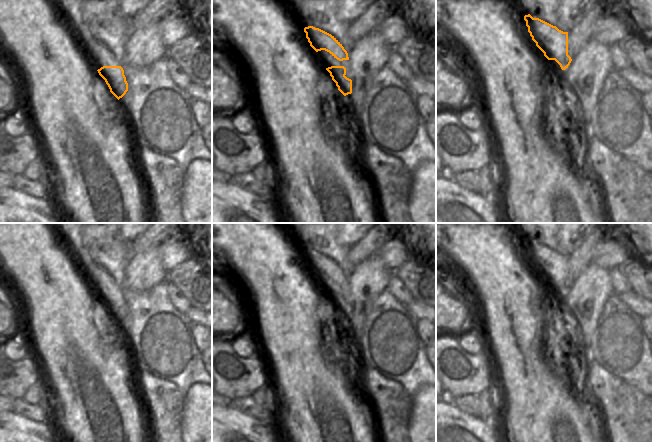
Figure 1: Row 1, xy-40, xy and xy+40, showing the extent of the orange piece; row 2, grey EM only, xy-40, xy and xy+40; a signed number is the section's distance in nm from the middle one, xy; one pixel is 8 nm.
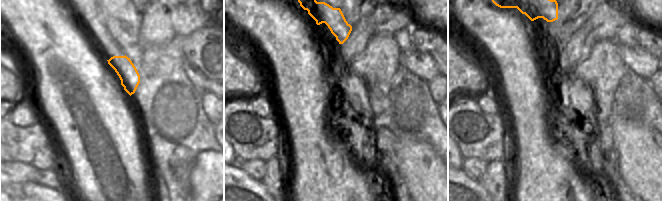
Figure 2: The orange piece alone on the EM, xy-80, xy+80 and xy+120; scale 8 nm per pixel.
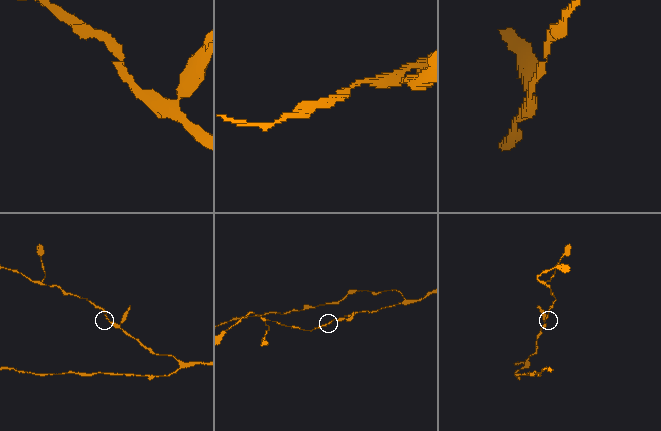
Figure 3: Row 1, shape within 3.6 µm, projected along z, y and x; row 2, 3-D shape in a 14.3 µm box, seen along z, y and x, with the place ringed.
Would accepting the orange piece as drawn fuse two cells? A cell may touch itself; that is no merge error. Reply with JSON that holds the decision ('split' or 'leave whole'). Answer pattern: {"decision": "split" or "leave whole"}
{"decision": "leave whole"}

